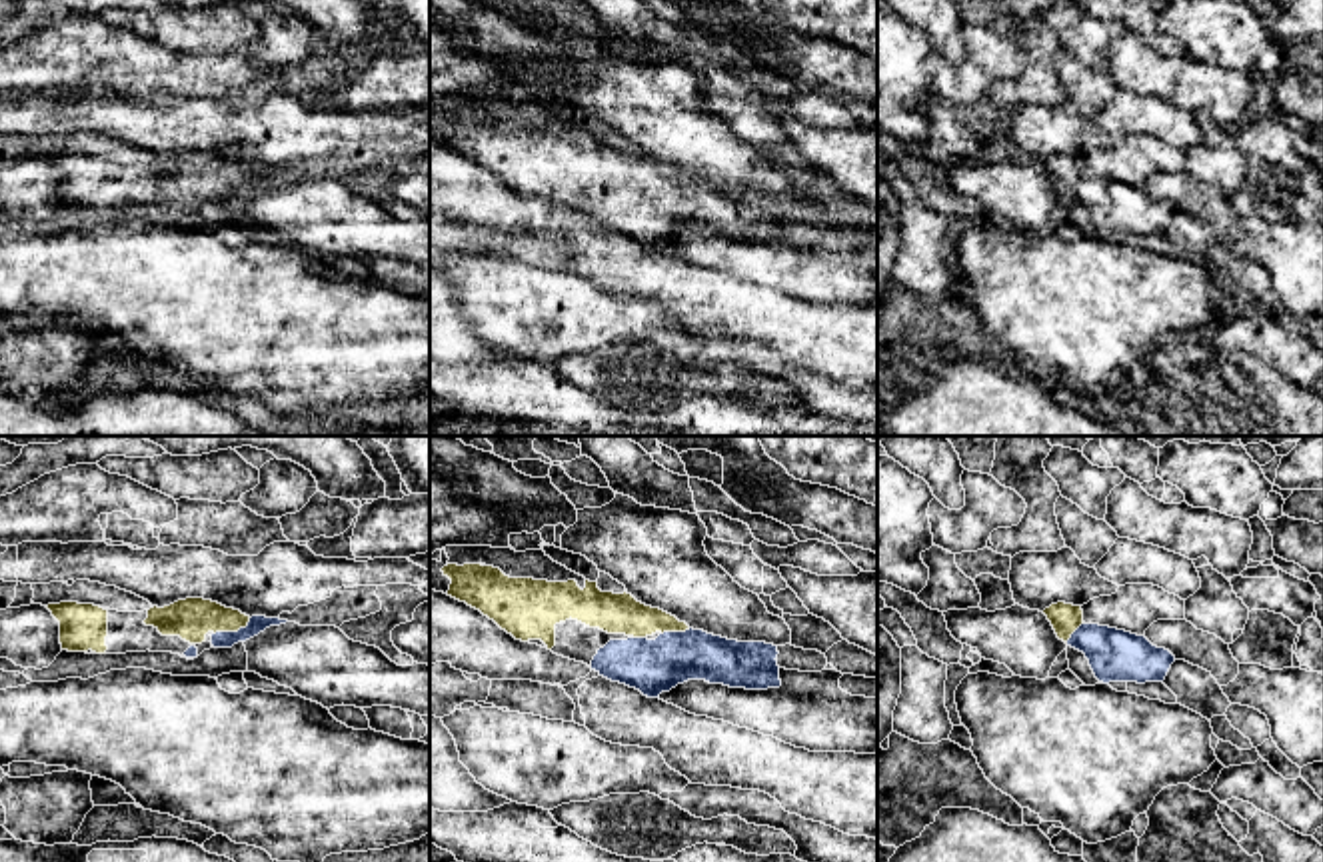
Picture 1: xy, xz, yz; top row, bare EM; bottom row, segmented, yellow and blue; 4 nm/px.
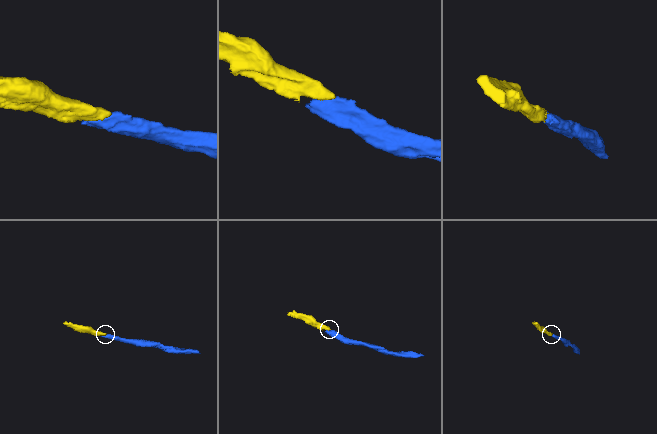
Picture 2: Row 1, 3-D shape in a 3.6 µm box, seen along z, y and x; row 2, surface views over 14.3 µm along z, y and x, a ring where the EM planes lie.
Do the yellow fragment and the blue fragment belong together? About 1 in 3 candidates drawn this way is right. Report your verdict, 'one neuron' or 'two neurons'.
one neuron

